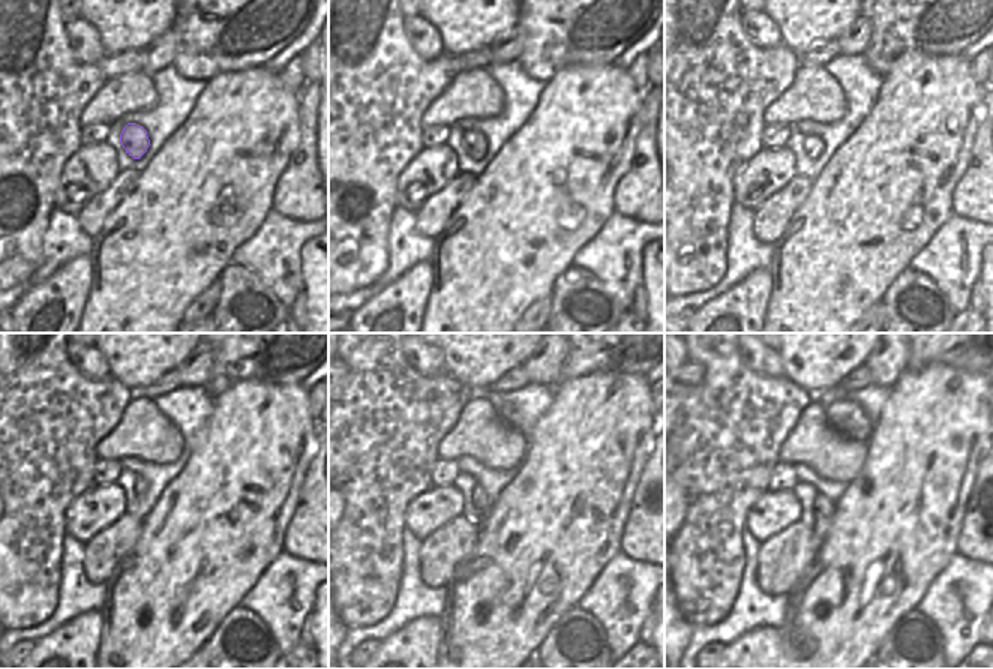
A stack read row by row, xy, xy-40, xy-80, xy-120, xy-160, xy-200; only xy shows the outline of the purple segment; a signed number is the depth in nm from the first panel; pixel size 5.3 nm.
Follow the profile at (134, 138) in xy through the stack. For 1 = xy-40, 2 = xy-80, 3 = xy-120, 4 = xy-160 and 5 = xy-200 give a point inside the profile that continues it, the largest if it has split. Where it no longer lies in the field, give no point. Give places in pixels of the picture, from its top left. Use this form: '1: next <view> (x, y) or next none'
1: next xy-40 (473, 141)
2: next xy-80 (813, 146)
3: next xy-120 (140, 483)
4: next xy-160 (483, 504)
5: next xy-200 (822, 507)

